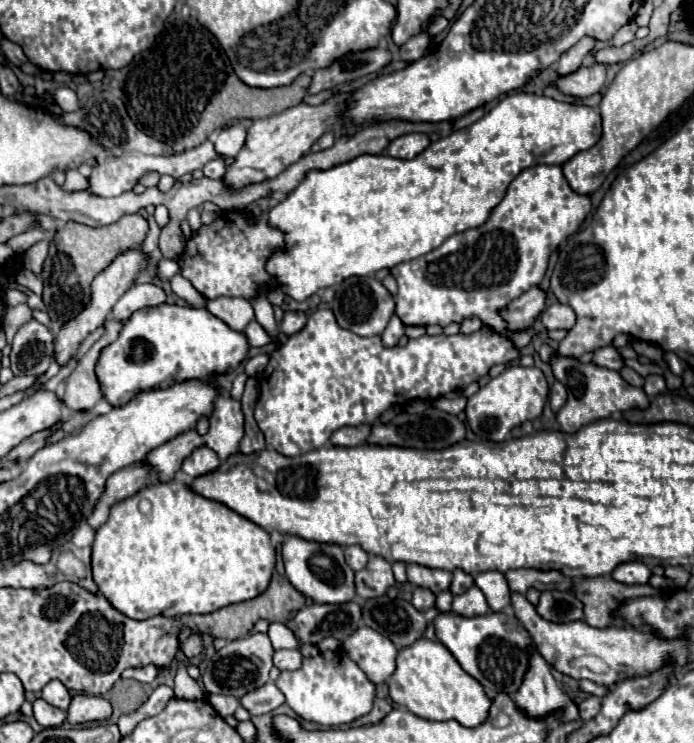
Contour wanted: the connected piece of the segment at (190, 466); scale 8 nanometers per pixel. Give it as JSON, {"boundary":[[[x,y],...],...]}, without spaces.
{"boundary":[[[198,447],[194,449],[182,463],[182,471],[188,473],[190,477],[198,477],[198,475],[204,475],[208,471],[214,471],[218,467],[220,459],[218,455],[210,449],[210,447]]]}

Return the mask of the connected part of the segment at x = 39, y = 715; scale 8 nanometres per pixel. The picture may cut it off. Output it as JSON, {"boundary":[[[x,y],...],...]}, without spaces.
{"boundary":[[[36,699],[32,703],[34,709],[34,717],[42,727],[60,727],[66,721],[66,713],[48,705],[44,699]]]}

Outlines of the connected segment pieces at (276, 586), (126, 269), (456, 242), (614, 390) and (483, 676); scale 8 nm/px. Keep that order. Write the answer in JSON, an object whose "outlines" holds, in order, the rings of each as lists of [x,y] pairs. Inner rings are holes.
{"outlines":[[[[276,575],[268,589],[250,599],[250,601],[242,601],[242,603],[234,603],[234,605],[226,605],[214,613],[208,613],[208,615],[182,615],[180,617],[180,625],[196,631],[196,633],[208,633],[208,635],[214,635],[214,637],[220,637],[220,639],[240,639],[244,635],[248,635],[254,627],[254,623],[258,619],[268,619],[268,621],[278,621],[278,623],[288,623],[288,619],[300,611],[300,607],[304,607],[304,595],[298,593],[292,583],[286,579],[286,577],[280,577]]],[[[126,249],[126,251],[118,253],[116,259],[104,271],[100,271],[94,277],[94,281],[92,281],[92,295],[90,295],[88,303],[84,305],[84,309],[78,315],[74,315],[72,319],[68,319],[60,327],[58,335],[54,335],[54,359],[56,359],[56,363],[60,367],[64,367],[76,355],[80,343],[106,321],[106,317],[110,315],[110,311],[116,305],[116,301],[126,293],[126,289],[130,287],[130,283],[136,279],[136,275],[140,271],[146,269],[146,265],[148,265],[148,255],[142,249]]],[[[560,165],[524,169],[508,185],[506,195],[484,225],[456,233],[430,253],[392,267],[392,275],[398,281],[396,315],[400,315],[404,325],[442,327],[476,315],[484,325],[508,335],[518,349],[526,347],[532,339],[532,329],[508,331],[498,311],[542,281],[550,253],[582,225],[588,211],[590,197],[576,195],[568,187]]],[[[560,353],[552,355],[550,365],[552,365],[554,377],[562,381],[568,391],[568,403],[556,415],[560,429],[566,433],[578,431],[582,425],[588,425],[590,421],[610,417],[610,413],[620,413],[632,407],[646,409],[650,403],[644,389],[632,387],[630,383],[626,383],[618,371],[598,367],[596,363],[580,363],[576,357],[564,357]]],[[[452,611],[438,613],[434,617],[434,629],[438,641],[442,641],[458,659],[462,669],[470,673],[488,695],[500,691],[514,695],[520,687],[520,679],[528,669],[528,645],[532,643],[528,631],[512,613],[486,613],[482,617],[462,617]]]]}

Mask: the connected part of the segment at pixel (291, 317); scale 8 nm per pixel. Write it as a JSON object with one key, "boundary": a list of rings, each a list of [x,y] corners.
{"boundary":[[[286,311],[280,321],[280,331],[284,335],[292,335],[292,331],[300,331],[304,323],[306,323],[306,315],[302,311]]]}

